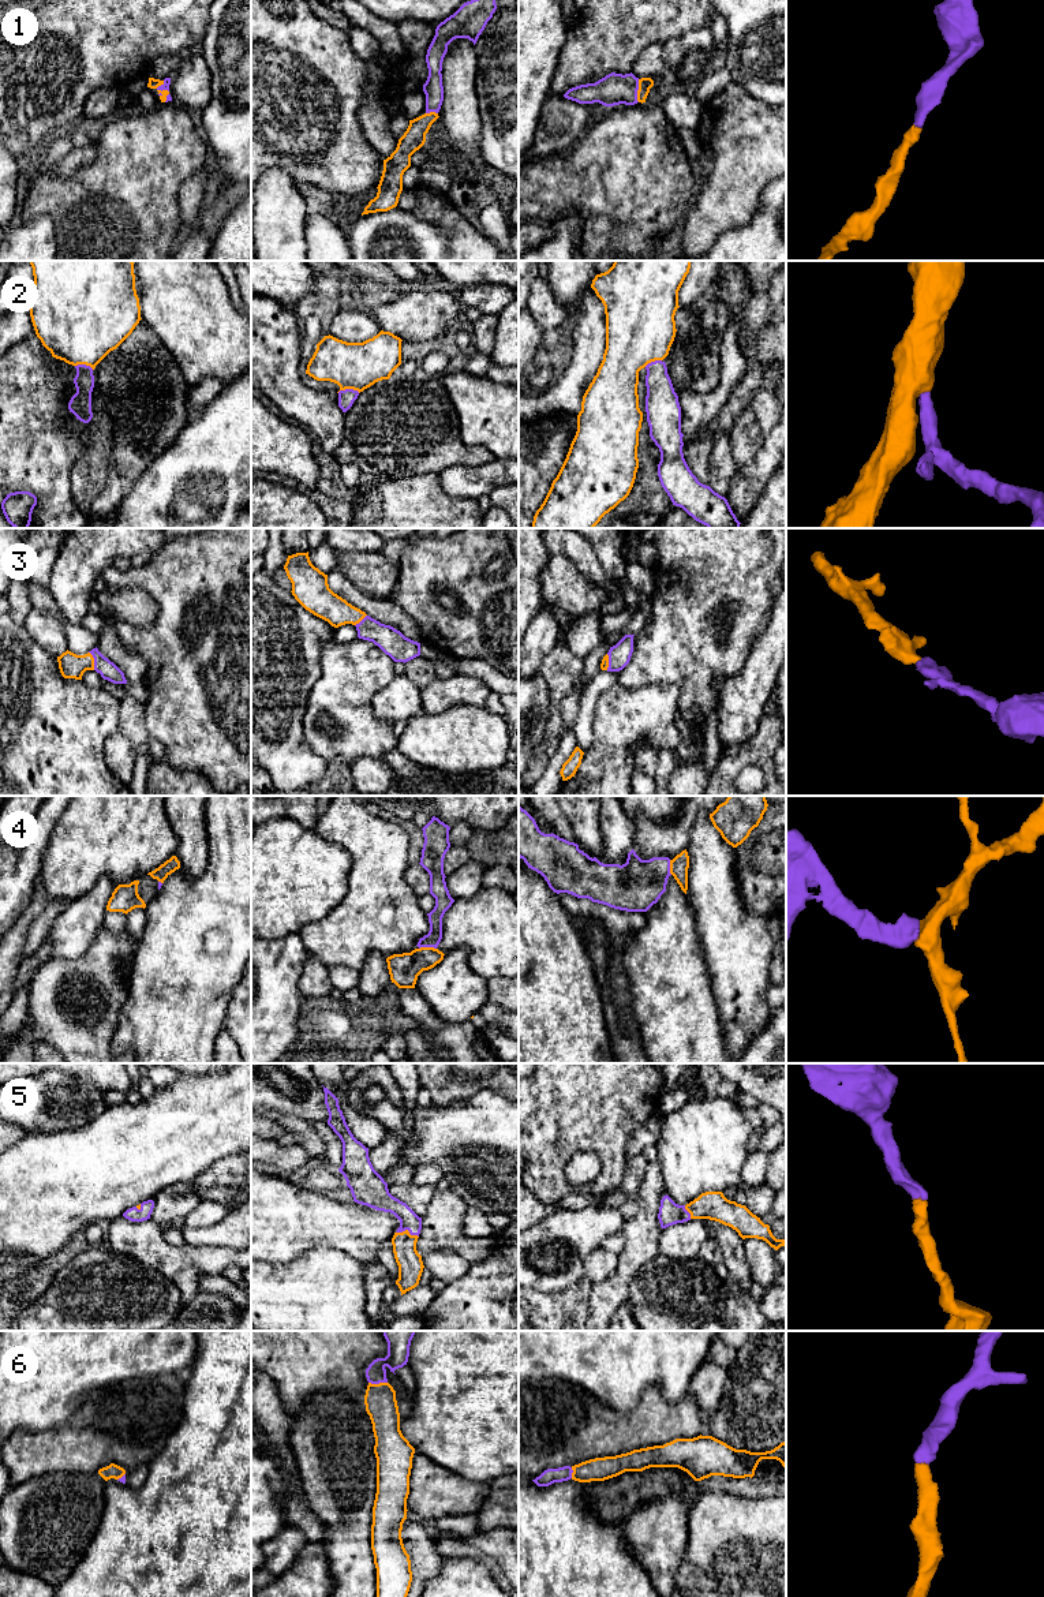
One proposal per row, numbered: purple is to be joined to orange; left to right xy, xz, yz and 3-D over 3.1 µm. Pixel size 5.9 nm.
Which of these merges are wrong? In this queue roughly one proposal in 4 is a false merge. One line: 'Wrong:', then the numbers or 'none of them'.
Wrong: none of them

